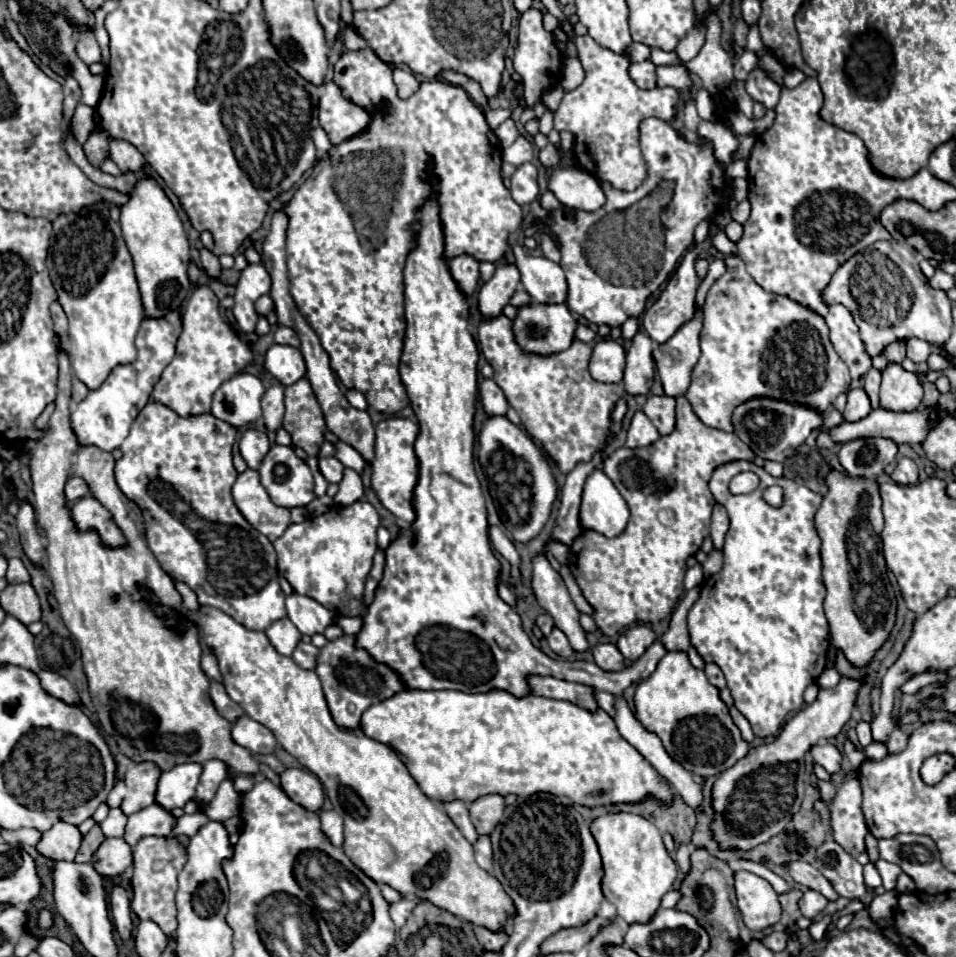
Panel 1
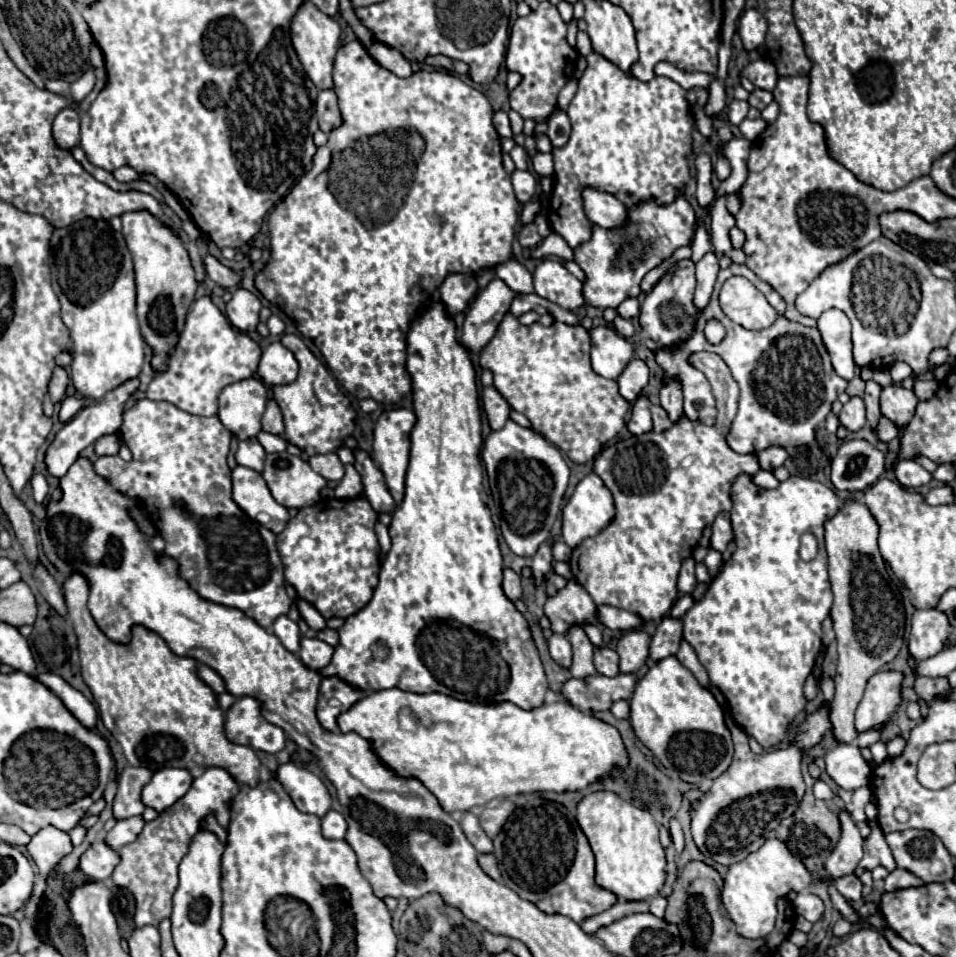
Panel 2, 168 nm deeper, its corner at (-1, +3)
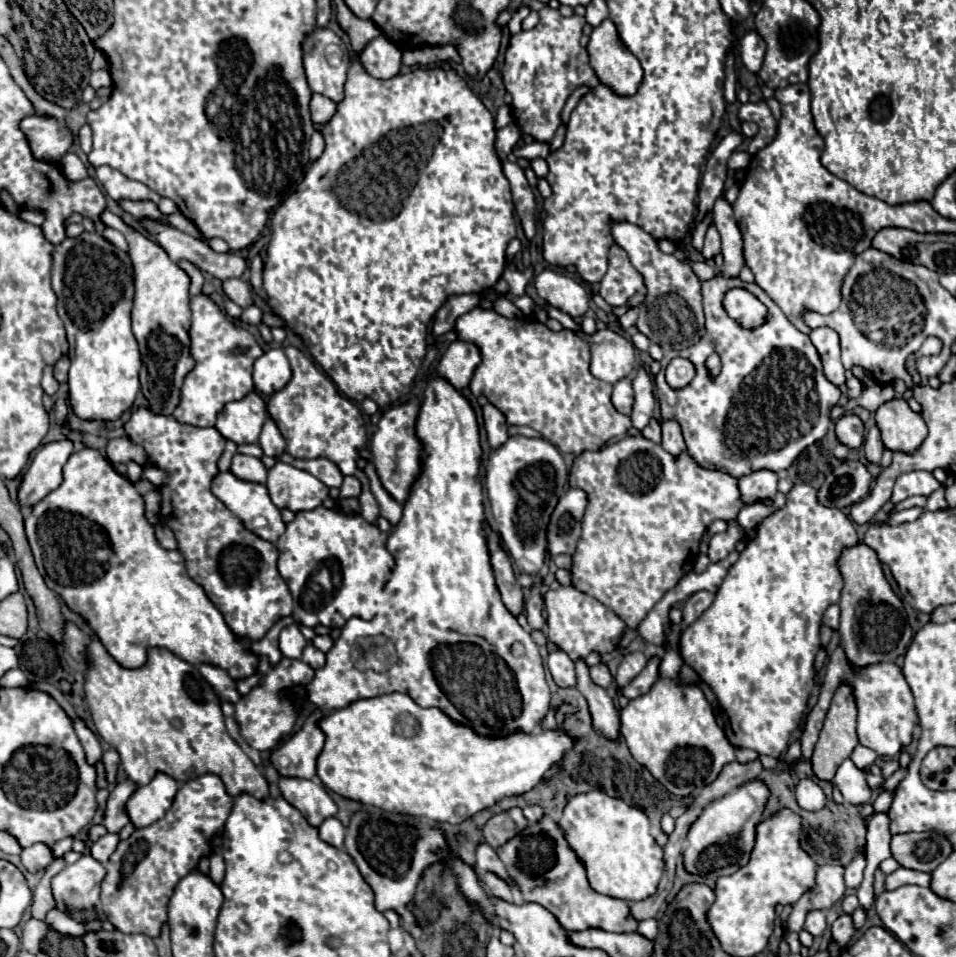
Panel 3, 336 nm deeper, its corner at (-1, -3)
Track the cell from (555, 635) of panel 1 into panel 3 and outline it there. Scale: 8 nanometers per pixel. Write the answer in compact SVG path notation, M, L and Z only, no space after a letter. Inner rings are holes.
M563 650L551 652L549 660L547 660L547 666L549 666L551 676L553 676L557 686L573 688L577 684L577 680L575 680L575 664Z

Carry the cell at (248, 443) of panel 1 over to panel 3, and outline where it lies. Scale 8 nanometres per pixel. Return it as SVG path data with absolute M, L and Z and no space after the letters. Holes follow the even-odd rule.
M237 454L233 458L231 474L237 476L239 480L257 482L257 484L265 484L265 480L267 480L267 470L261 464L261 460L253 458L253 456L243 456L243 454Z

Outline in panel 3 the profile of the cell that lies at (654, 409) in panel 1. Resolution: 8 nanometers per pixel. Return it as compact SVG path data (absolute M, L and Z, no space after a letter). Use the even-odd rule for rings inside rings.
M651 418L651 422L641 430L641 434L643 434L645 438L649 438L651 442L659 444L659 442L661 442L661 426L659 426L659 422Z

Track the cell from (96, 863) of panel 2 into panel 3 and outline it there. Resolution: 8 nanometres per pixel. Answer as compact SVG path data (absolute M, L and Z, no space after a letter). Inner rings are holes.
M83 854L75 864L65 866L51 880L53 900L59 910L87 910L99 900L99 886L105 878L105 866Z

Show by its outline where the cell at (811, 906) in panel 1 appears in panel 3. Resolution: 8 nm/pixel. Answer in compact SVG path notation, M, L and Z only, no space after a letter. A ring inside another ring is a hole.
M811 910L807 914L805 926L803 926L811 936L821 936L825 930L825 914L821 910Z

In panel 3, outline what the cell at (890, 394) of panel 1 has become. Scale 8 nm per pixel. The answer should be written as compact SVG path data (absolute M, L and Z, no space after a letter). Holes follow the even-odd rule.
M895 398L879 406L875 412L877 428L887 450L913 454L927 438L927 426L923 418L913 412L903 398Z

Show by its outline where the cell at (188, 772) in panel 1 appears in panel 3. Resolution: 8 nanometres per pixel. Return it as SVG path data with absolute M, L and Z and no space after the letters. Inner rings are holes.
M157 774L149 784L137 786L127 800L127 814L135 828L145 828L165 816L177 794L177 782L167 774Z

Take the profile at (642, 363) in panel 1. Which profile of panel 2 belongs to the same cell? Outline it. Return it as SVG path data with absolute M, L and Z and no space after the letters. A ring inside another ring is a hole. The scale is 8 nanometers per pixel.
M633 358L627 364L627 368L621 372L621 376L617 378L617 384L619 384L621 396L633 404L639 398L639 394L643 392L643 388L649 384L647 364L639 358Z

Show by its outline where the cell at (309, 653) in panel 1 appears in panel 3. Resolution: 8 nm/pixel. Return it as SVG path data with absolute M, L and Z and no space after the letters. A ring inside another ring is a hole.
M307 644L307 648L303 650L303 656L301 656L301 660L305 662L305 664L309 664L311 668L321 668L323 664L325 664L325 654L319 650L319 648L315 648L313 644Z

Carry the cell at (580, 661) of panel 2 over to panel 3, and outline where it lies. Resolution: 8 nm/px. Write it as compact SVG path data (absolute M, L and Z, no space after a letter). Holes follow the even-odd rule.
M577 660L575 666L577 666L577 690L587 698L593 730L603 738L617 742L621 726L613 698L607 694L605 688L593 684L593 680L589 678L589 668L583 660Z

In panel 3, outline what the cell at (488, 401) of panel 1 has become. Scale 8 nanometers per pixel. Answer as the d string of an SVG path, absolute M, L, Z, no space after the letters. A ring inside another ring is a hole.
M493 404L483 406L483 424L485 424L485 430L487 430L487 440L489 440L493 450L507 442L509 434L507 434L505 416Z

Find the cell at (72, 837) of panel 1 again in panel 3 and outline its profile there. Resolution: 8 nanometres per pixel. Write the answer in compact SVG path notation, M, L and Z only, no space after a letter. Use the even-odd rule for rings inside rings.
M35 844L21 852L21 864L33 874L43 872L51 862L53 862L53 856L49 852L49 846L45 844Z

